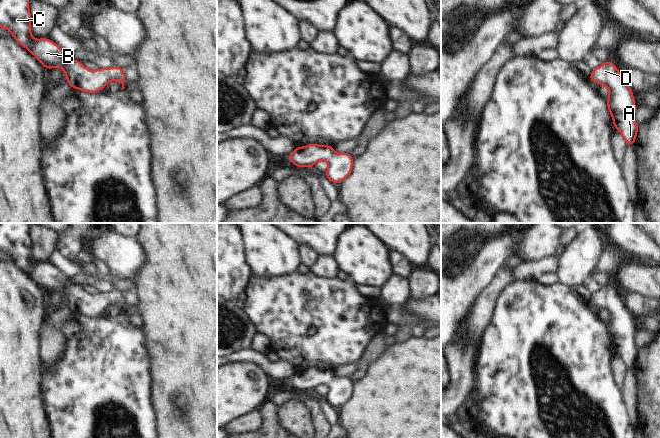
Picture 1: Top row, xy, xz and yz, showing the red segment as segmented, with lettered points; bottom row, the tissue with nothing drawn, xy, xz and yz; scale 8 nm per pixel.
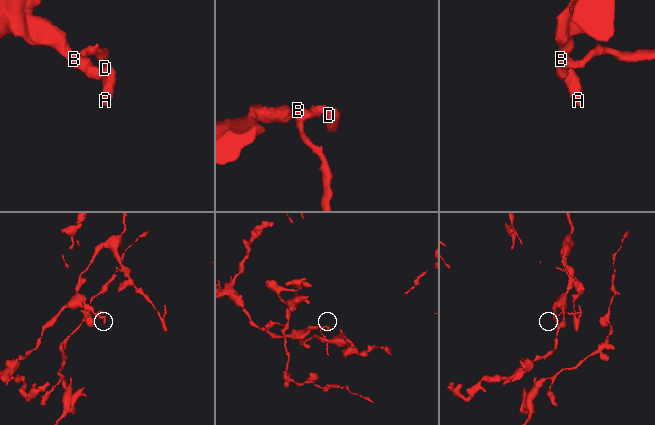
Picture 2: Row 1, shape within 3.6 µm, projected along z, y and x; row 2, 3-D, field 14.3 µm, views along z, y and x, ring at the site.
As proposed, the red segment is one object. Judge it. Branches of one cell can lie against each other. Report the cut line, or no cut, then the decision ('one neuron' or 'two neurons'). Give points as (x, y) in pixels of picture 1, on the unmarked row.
no cut; one neuron

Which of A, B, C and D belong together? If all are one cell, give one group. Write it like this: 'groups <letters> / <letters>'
groups A B C D

